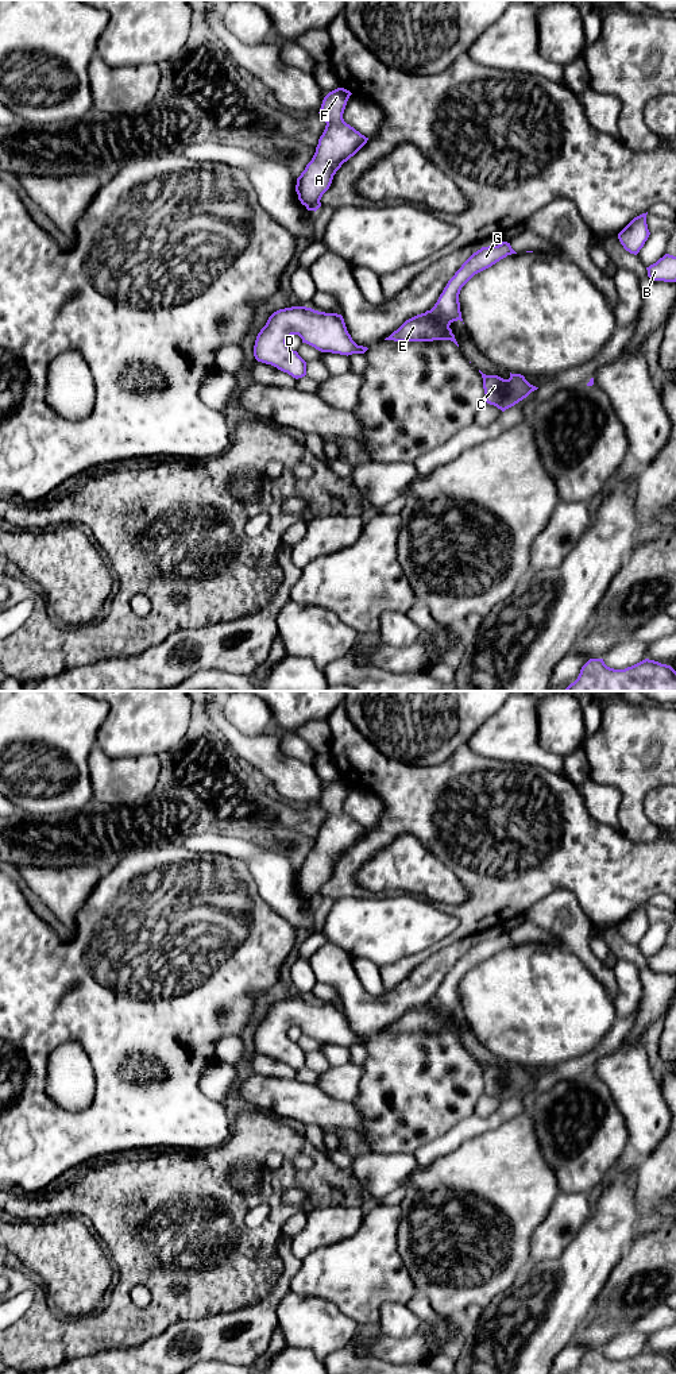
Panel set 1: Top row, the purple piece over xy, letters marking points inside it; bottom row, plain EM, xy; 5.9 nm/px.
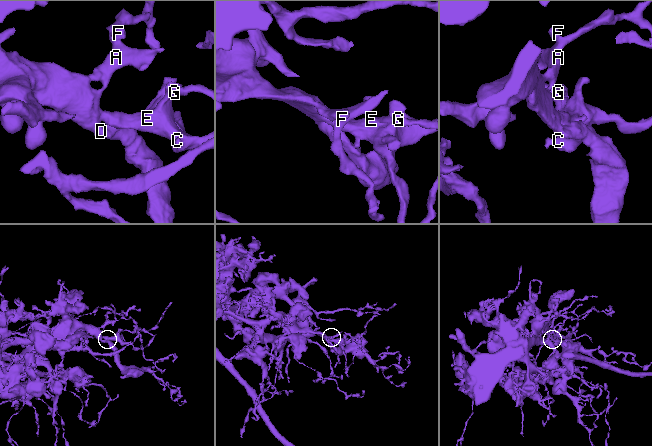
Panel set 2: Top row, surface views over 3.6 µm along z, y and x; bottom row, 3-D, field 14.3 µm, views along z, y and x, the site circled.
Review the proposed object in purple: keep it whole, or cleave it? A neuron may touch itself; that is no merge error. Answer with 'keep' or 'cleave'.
keep

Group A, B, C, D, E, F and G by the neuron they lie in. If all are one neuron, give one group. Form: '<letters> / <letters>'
A B C D E F G

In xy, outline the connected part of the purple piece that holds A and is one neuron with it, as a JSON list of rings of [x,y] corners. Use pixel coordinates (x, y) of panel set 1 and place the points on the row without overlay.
[[[337,779],[322,791],[318,804],[327,817],[312,852],[297,869],[295,876],[298,891],[308,902],[316,903],[321,898],[320,891],[329,880],[336,862],[368,831],[343,810],[351,786],[349,781]]]

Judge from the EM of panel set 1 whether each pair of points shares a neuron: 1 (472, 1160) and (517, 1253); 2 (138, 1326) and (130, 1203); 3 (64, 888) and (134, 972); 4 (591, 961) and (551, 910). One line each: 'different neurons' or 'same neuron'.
1: same neuron
2: same neuron
3: different neurons
4: same neuron

